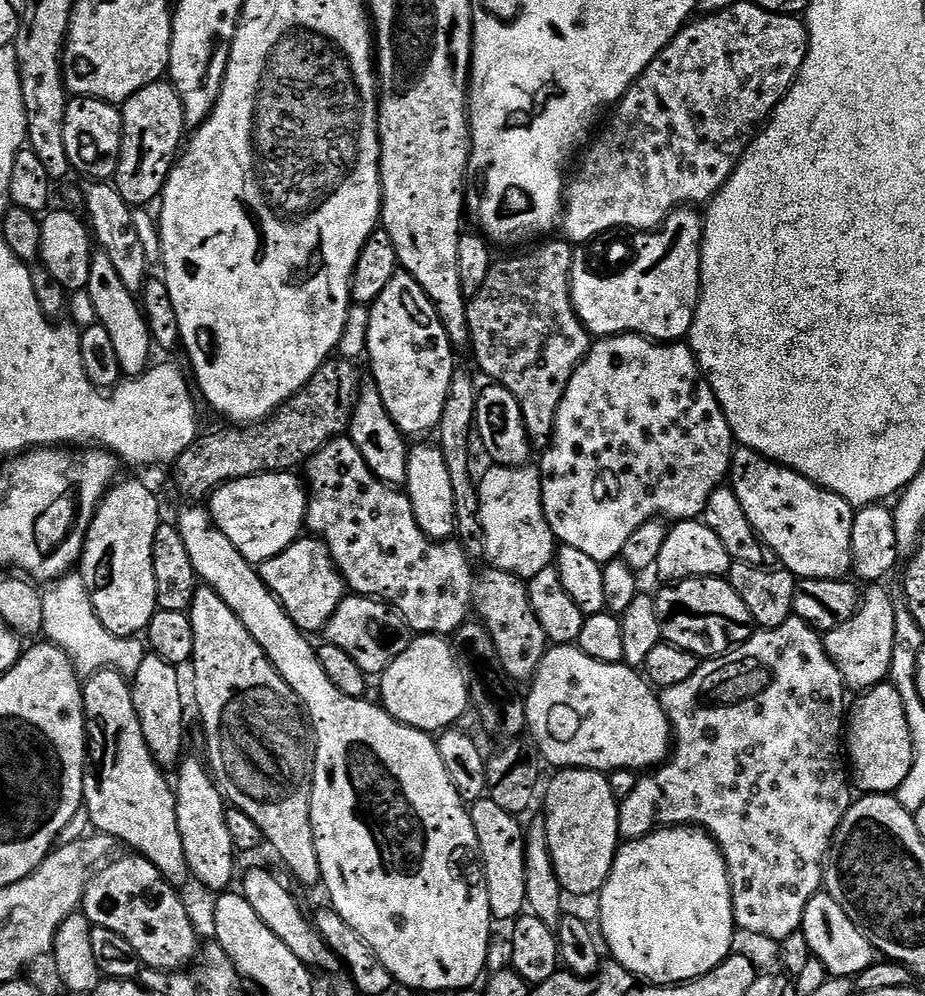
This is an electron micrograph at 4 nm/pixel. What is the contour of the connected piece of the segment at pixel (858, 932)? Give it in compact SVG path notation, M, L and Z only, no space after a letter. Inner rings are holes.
M821 890L814 898L810 898L810 902L804 908L802 931L806 934L806 942L810 942L813 957L822 962L829 977L855 978L862 970L877 963L878 953L864 931L850 919L846 910L842 910L842 906L838 906L838 902L834 902L834 898L828 896L827 891Z

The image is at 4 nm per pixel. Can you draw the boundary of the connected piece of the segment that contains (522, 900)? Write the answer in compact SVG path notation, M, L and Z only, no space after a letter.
M477 800L470 808L472 825L480 847L480 862L484 870L484 881L488 887L490 910L497 921L512 922L526 908L526 862L524 861L525 829L521 821L511 816L493 800Z

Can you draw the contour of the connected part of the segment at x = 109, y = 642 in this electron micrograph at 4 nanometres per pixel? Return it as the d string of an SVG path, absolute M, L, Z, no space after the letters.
M80 574L62 576L47 585L42 602L42 626L47 643L57 644L80 674L113 668L125 678L131 678L136 675L138 666L142 666L142 658L146 655L143 639L115 636L110 630L106 630L106 626L102 626L92 605L88 586Z

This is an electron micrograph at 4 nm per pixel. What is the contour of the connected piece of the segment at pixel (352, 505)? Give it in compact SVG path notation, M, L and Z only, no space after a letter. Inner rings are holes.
M347 434L336 437L335 440L332 440L326 446L322 446L322 450L318 450L309 457L303 465L302 476L306 481L306 487L308 489L308 509L306 510L306 516L304 518L307 531L311 533L313 537L319 538L327 544L330 554L332 555L332 560L336 564L336 569L340 572L340 577L344 580L349 593L358 596L368 596L372 600L384 601L385 604L388 604L394 610L398 610L398 614L402 614L402 618L408 624L409 629L416 634L431 634L445 638L451 637L468 619L470 619L473 613L475 613L480 623L487 628L489 634L492 636L496 653L500 659L499 667L502 669L503 675L508 678L513 676L514 679L524 680L524 682L531 681L532 677L536 675L544 653L548 651L550 645L546 634L542 630L542 622L538 622L538 618L530 606L528 589L523 579L491 566L485 567L485 572L482 573L480 577L476 577L476 572L472 569L473 561L464 553L462 545L452 538L443 542L430 539L418 526L418 522L414 518L412 503L408 501L407 495L405 495L399 487L384 484L373 474L370 470L370 466L366 466L366 458L362 458L362 454L358 454L358 450L354 446L351 436Z

